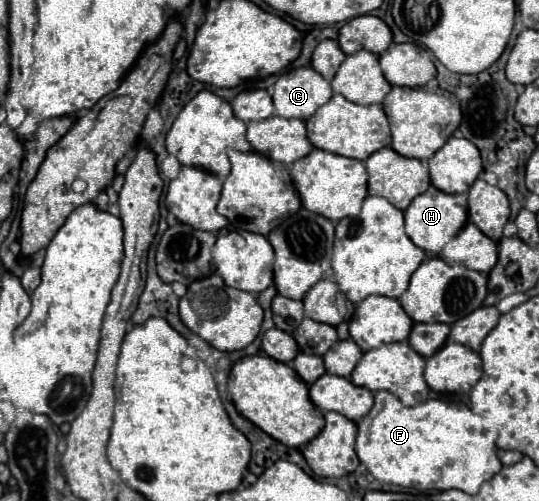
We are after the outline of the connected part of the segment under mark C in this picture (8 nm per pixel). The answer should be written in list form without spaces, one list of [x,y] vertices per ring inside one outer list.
[[[309,65],[283,73],[273,85],[275,113],[285,119],[309,119],[331,97],[333,89],[329,81]]]

